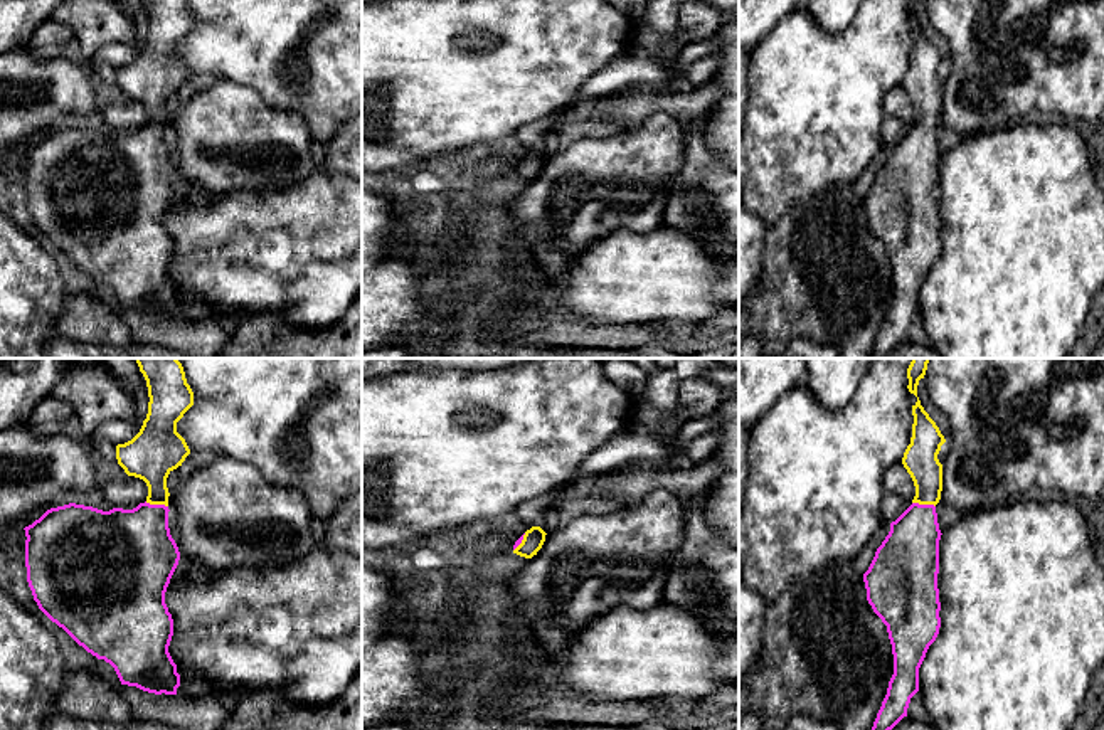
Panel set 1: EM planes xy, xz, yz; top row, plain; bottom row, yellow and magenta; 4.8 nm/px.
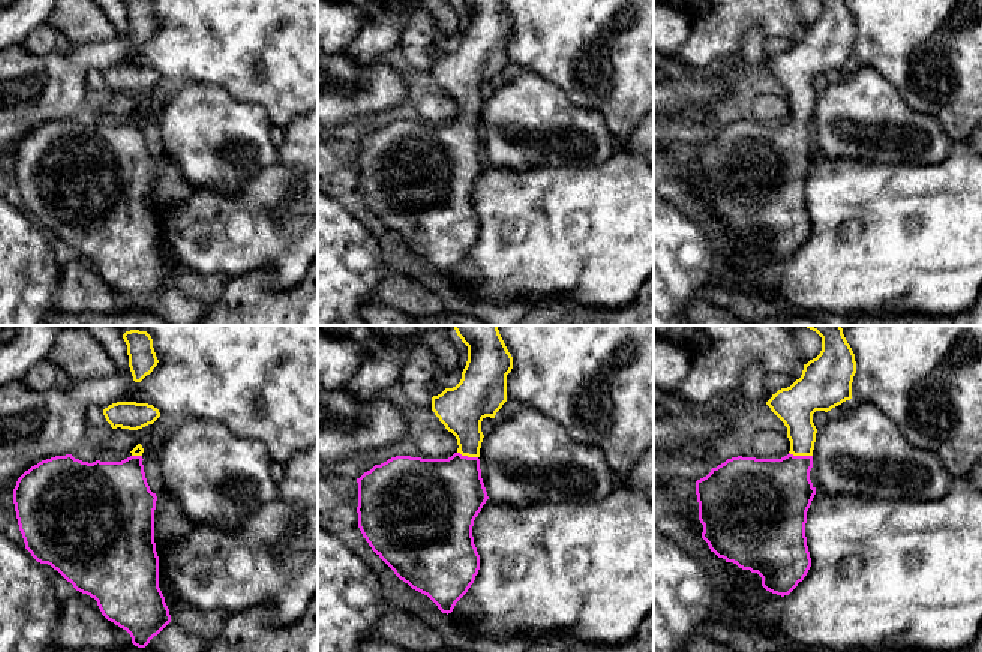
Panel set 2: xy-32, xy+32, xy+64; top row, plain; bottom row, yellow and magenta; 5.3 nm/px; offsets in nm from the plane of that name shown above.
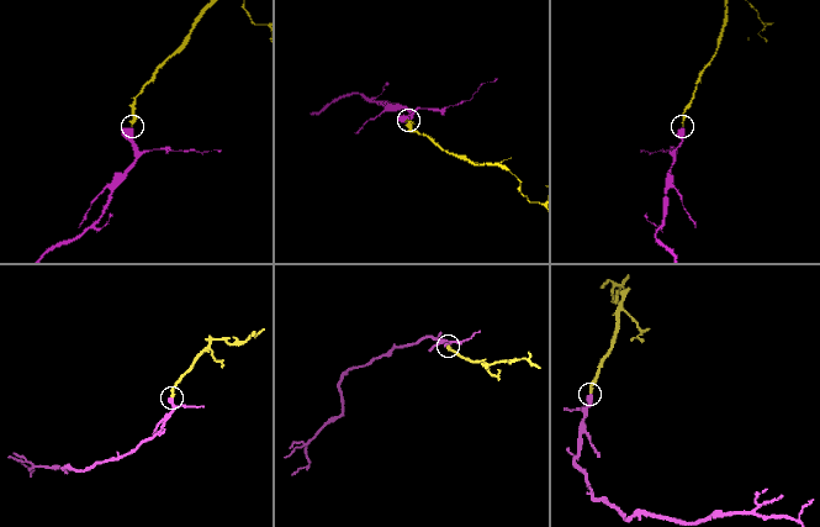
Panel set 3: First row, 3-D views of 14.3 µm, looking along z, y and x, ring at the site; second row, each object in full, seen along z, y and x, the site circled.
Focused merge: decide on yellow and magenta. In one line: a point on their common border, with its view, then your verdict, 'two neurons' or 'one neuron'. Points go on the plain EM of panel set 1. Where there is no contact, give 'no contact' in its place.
yz (924, 126) | one neuron

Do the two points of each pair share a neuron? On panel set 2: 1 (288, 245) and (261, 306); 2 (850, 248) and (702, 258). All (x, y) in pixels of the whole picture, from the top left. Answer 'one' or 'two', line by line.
1: two
2: two

